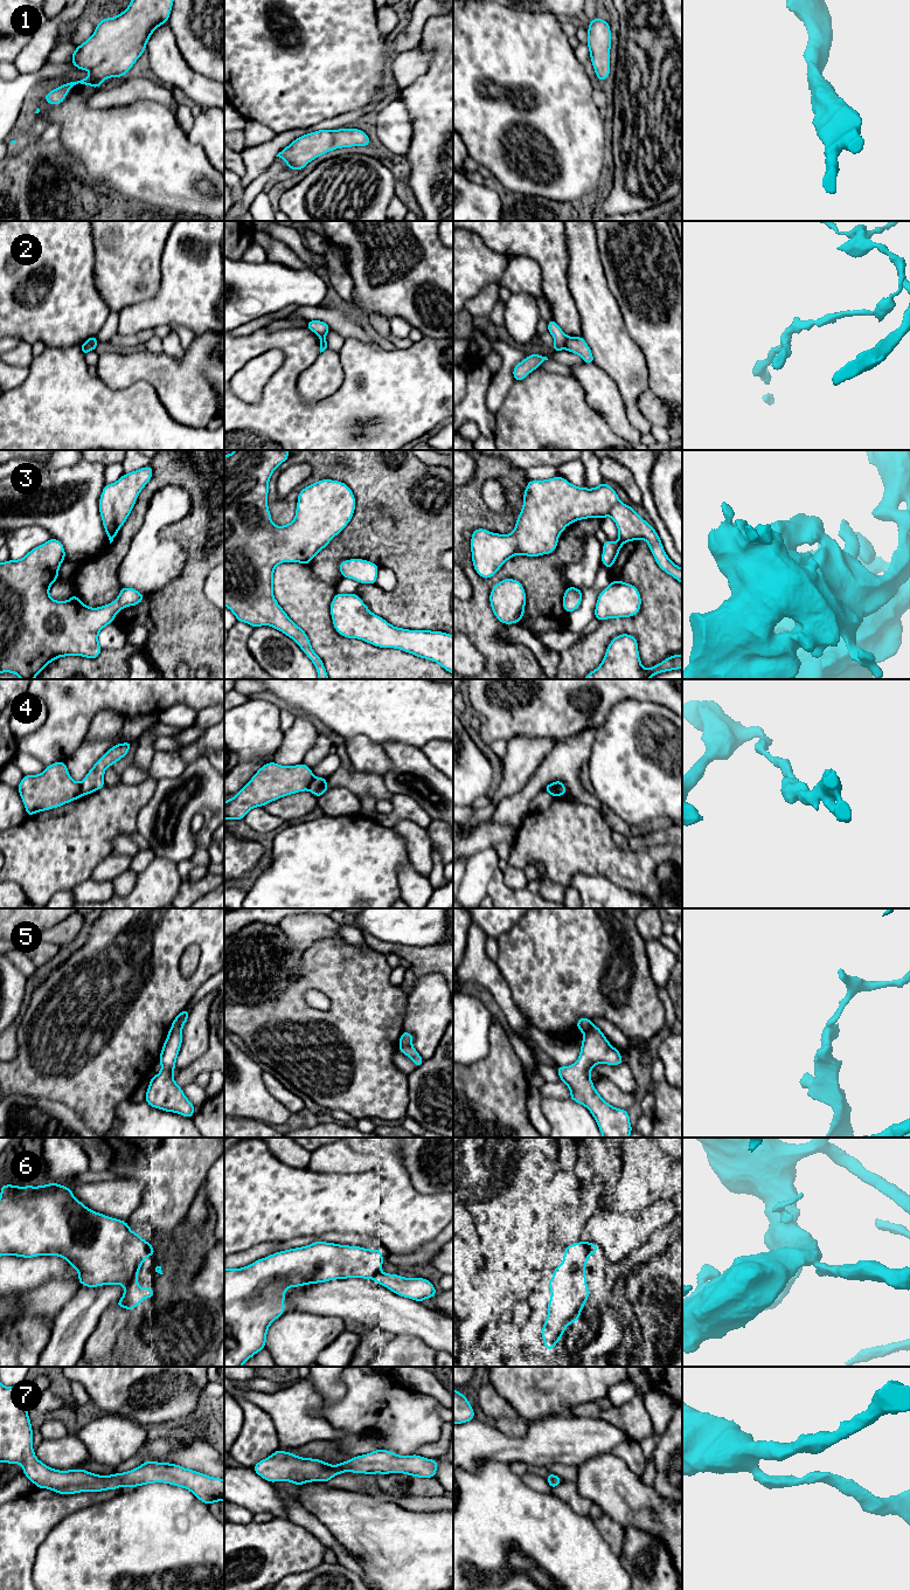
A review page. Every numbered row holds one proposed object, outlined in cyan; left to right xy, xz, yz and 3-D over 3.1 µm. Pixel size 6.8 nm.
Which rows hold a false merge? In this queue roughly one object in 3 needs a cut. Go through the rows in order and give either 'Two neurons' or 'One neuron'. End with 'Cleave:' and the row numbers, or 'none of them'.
1: One neuron
2: Two neurons
3: One neuron
4: Two neurons
5: Two neurons
6: Two neurons
7: One neuron
Cleave: 2, 4, 5, 6

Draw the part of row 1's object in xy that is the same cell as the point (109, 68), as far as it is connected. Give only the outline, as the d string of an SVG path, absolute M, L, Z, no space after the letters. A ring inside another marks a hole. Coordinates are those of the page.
M131 0L123 13L100 20L92 36L72 50L71 64L81 70L90 70L90 75L53 89L43 98L50 105L57 105L77 84L97 89L105 78L123 77L146 50L152 33L168 22L173 2Z

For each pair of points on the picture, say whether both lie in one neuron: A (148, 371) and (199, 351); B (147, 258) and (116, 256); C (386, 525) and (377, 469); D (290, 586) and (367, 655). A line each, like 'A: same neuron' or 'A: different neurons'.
A: same neuron
B: same neuron
C: same neuron
D: same neuron

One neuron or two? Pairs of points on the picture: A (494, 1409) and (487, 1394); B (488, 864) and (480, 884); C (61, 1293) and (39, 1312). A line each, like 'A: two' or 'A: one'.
A: one
B: one
C: one

